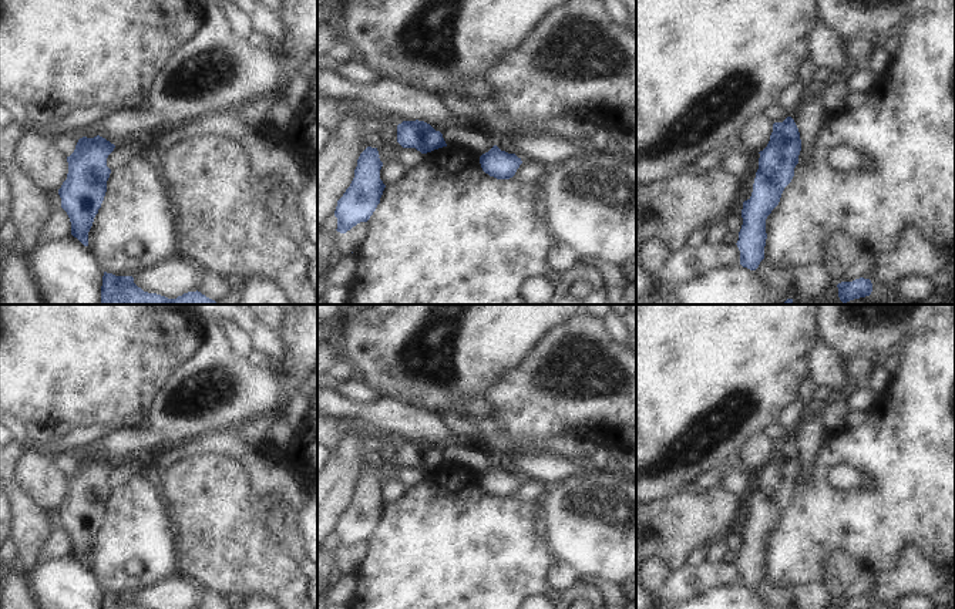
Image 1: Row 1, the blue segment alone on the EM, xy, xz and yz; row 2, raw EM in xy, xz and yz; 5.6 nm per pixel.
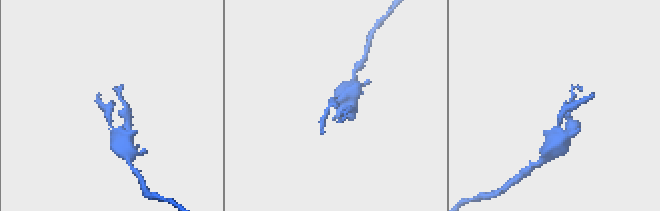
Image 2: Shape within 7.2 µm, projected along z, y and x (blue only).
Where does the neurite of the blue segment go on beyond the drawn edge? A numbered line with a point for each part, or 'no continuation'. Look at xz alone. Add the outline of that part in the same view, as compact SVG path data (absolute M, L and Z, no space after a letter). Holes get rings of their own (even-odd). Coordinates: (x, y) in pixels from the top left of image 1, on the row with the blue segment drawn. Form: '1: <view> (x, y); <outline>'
no continuation

